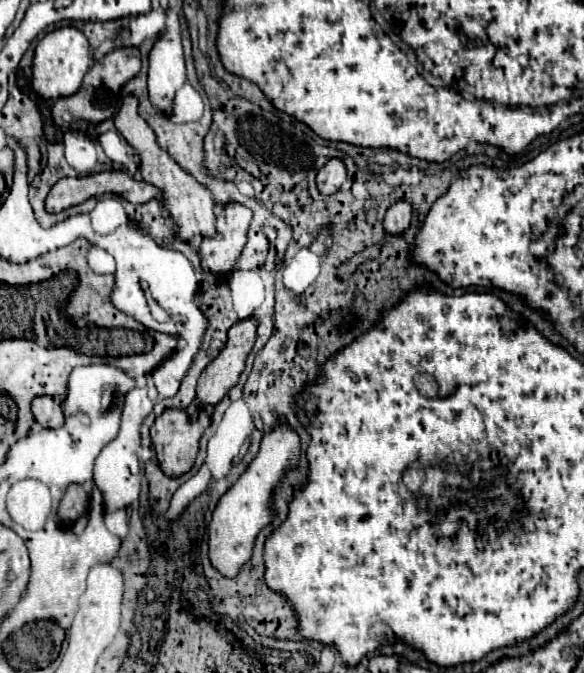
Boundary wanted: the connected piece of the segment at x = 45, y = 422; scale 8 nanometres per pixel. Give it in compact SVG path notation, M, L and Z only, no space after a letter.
M36 397L32 401L32 413L42 427L58 429L60 425L64 425L64 415L62 415L60 403L54 401L52 397Z

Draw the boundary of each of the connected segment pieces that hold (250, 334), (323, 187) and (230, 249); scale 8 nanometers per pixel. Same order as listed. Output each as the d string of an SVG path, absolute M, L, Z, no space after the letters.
M250 317L250 319L238 321L236 325L232 325L232 329L228 331L226 347L220 351L220 355L214 361L210 361L210 365L198 377L196 400L202 407L218 405L224 399L224 395L238 383L238 377L244 371L244 363L246 363L246 357L254 345L254 341L256 341L256 319Z
M330 159L330 161L318 171L316 181L318 181L318 191L320 191L322 195L332 195L332 193L336 193L336 191L342 187L342 183L346 181L346 167L344 167L344 163L342 163L340 159Z
M228 203L216 221L216 237L202 239L202 269L226 277L234 271L236 261L246 245L246 233L252 211L240 203Z

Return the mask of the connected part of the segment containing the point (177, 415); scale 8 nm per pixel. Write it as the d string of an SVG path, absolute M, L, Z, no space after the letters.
M166 409L160 417L156 417L150 429L150 437L152 437L152 447L156 453L158 465L168 477L180 477L192 469L198 453L198 441L208 425L210 425L210 417L206 415L206 411L200 411L198 421L192 421L188 413L182 409Z

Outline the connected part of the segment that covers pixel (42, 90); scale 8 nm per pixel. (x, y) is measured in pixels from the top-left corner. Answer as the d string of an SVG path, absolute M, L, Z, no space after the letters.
M62 27L48 33L34 51L34 65L32 65L32 89L44 99L58 99L68 97L80 89L86 71L92 65L90 45L82 31L76 27Z

